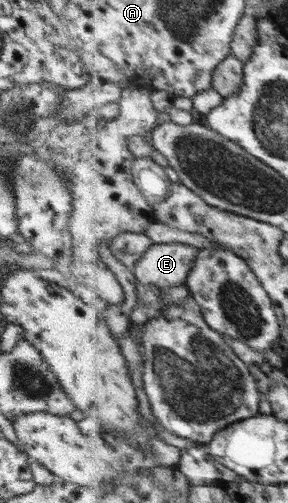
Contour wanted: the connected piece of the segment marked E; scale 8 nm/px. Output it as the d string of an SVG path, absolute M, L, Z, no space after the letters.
M181 242L155 244L136 263L134 268L135 276L142 285L154 284L163 292L168 288L174 288L174 286L186 286L191 268L197 259L198 251L199 249L194 245L182 244Z

